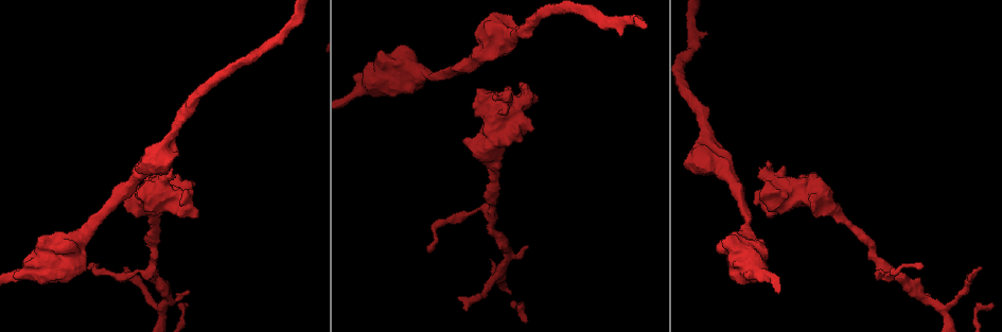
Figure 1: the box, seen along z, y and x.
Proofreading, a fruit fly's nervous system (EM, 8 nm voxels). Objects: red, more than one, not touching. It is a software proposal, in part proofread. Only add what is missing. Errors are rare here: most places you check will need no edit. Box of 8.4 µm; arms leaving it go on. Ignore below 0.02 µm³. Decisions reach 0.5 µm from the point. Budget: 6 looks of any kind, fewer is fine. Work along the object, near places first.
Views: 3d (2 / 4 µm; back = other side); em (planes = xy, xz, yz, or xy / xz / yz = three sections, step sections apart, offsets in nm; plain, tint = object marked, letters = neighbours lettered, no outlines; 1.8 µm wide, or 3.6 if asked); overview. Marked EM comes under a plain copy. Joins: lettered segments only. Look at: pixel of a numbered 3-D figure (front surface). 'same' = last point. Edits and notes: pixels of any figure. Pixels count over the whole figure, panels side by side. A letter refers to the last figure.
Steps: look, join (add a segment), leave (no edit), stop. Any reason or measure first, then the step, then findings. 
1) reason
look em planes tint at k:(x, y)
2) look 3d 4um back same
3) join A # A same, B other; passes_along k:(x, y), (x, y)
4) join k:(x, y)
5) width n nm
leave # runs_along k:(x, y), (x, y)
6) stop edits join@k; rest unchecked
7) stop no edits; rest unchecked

tapers out
look 3d 4um at 1:(981, 267)

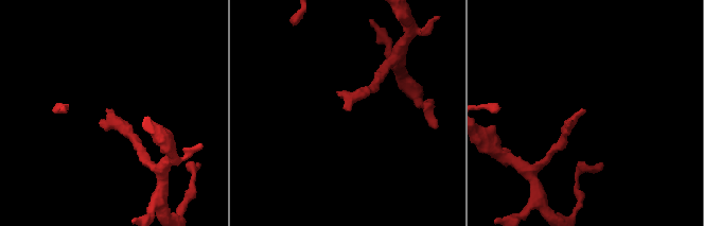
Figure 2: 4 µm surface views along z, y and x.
look em xy step 16 letters at 2:(346, 109)

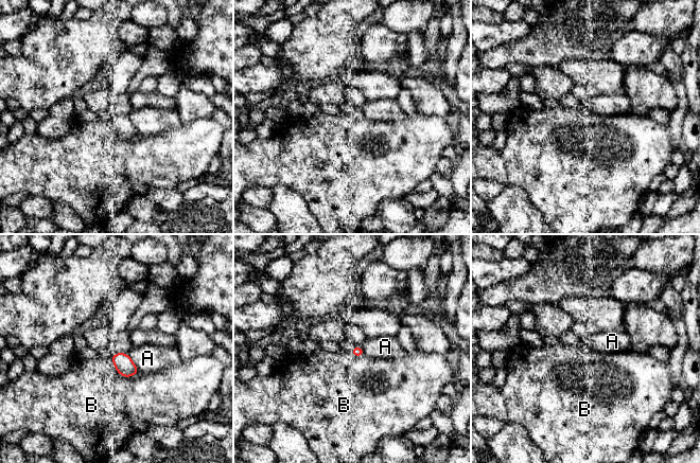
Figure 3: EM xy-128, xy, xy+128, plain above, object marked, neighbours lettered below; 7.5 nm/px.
leave # A other, B other; border 3:(110, 357), (120, 374), (138, 372); none of them fits

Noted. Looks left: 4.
an open end
look 3d 2um at 1:(526, 246)

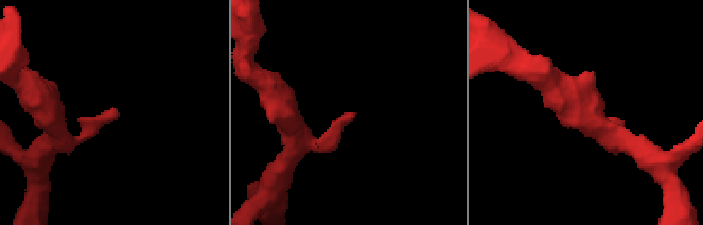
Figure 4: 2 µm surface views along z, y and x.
look em xy step 8 letters at 4:(351, 112)

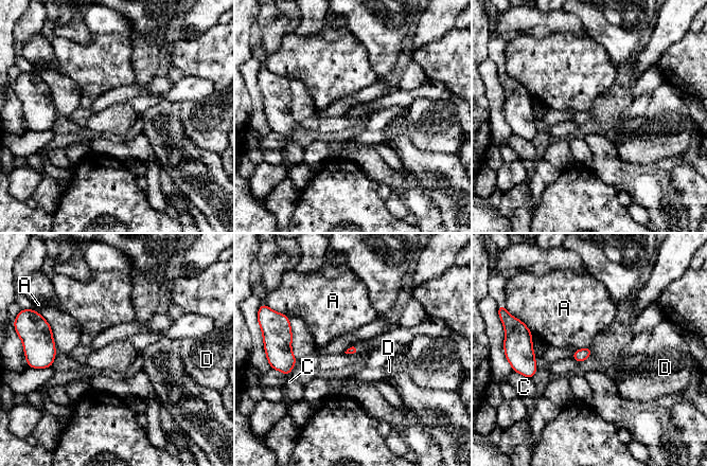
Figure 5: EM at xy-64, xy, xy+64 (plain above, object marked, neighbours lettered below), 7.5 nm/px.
look em planes letters same

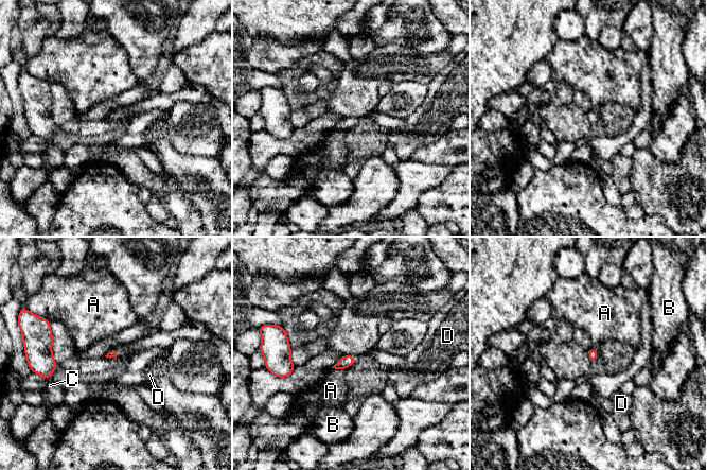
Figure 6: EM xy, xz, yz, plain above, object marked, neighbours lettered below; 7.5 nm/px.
leave # A other, B other, C other, D other; border 6:(332, 367), (345, 369); none of them fits

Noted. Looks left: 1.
stop no edits; rest unchecked

